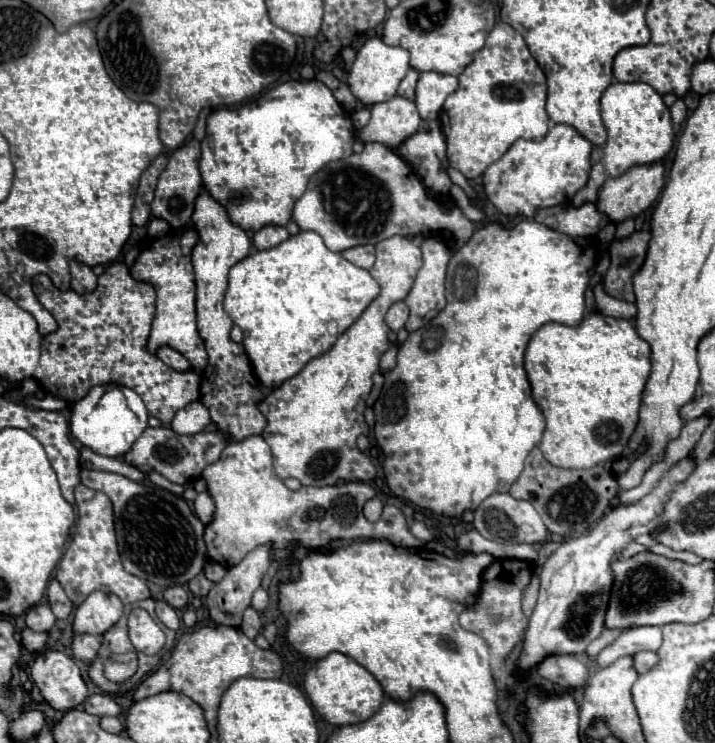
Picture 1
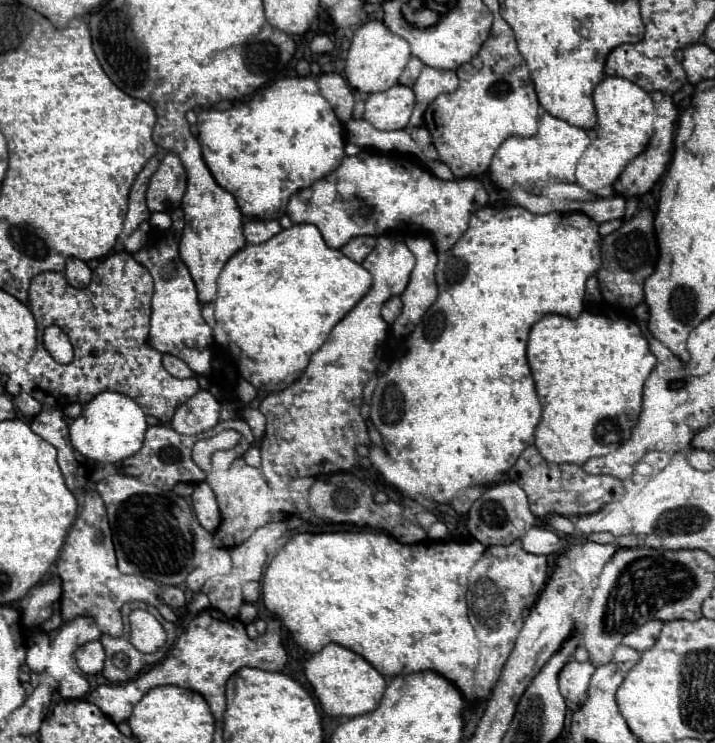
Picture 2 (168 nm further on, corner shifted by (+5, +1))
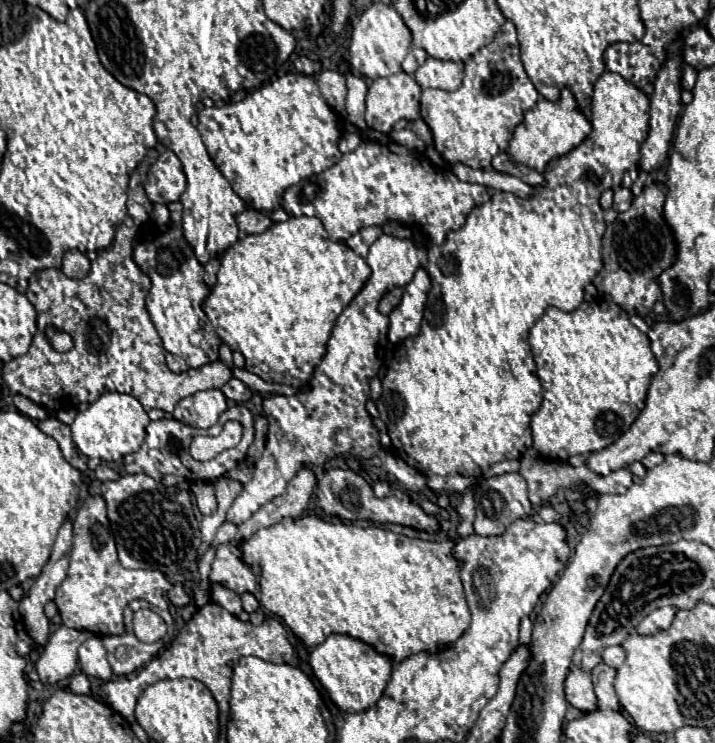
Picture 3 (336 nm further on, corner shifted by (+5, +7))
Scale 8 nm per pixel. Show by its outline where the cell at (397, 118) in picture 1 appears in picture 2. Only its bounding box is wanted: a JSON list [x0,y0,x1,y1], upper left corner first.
[365,85,415,131]

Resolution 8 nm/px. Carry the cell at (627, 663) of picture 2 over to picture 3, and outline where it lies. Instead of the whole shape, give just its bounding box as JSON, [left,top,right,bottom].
[601,645,625,669]

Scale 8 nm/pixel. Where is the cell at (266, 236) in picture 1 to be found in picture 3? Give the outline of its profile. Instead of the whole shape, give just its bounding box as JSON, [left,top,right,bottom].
[237,209,271,235]

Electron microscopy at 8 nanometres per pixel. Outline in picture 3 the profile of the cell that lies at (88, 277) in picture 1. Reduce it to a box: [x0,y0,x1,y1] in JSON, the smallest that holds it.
[61,249,89,279]

